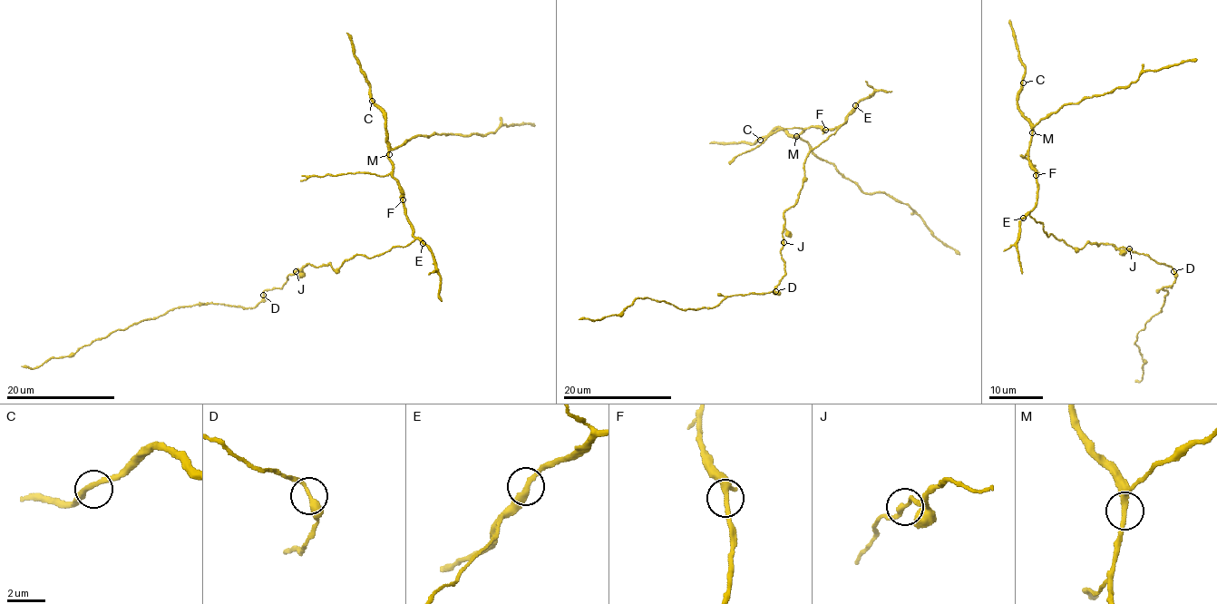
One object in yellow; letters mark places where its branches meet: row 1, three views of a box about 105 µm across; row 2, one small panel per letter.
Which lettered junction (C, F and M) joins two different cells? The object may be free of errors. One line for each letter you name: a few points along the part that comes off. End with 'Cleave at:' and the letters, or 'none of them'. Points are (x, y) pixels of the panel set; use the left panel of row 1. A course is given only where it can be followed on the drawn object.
Cleave at: none of them

